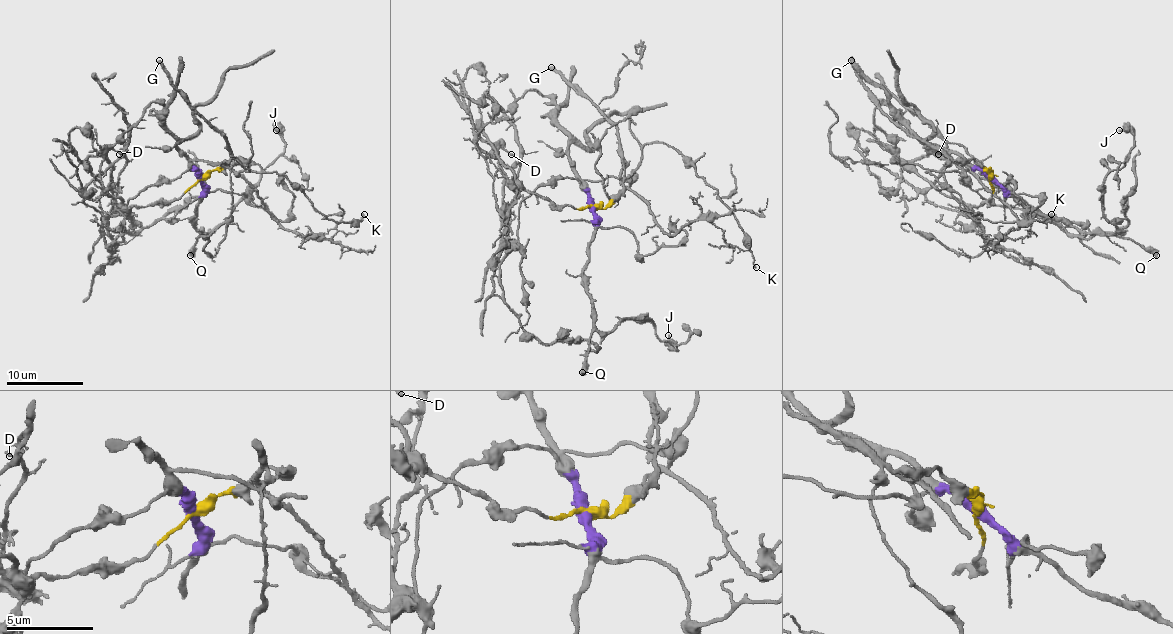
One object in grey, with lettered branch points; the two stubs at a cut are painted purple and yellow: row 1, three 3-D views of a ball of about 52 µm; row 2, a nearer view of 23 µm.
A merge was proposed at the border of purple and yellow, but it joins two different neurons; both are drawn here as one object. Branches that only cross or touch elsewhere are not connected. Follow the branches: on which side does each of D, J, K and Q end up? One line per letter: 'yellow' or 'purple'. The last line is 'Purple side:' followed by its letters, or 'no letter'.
D: yellow
J: purple
K: purple
Q: purple
Purple side: J, K, Q

